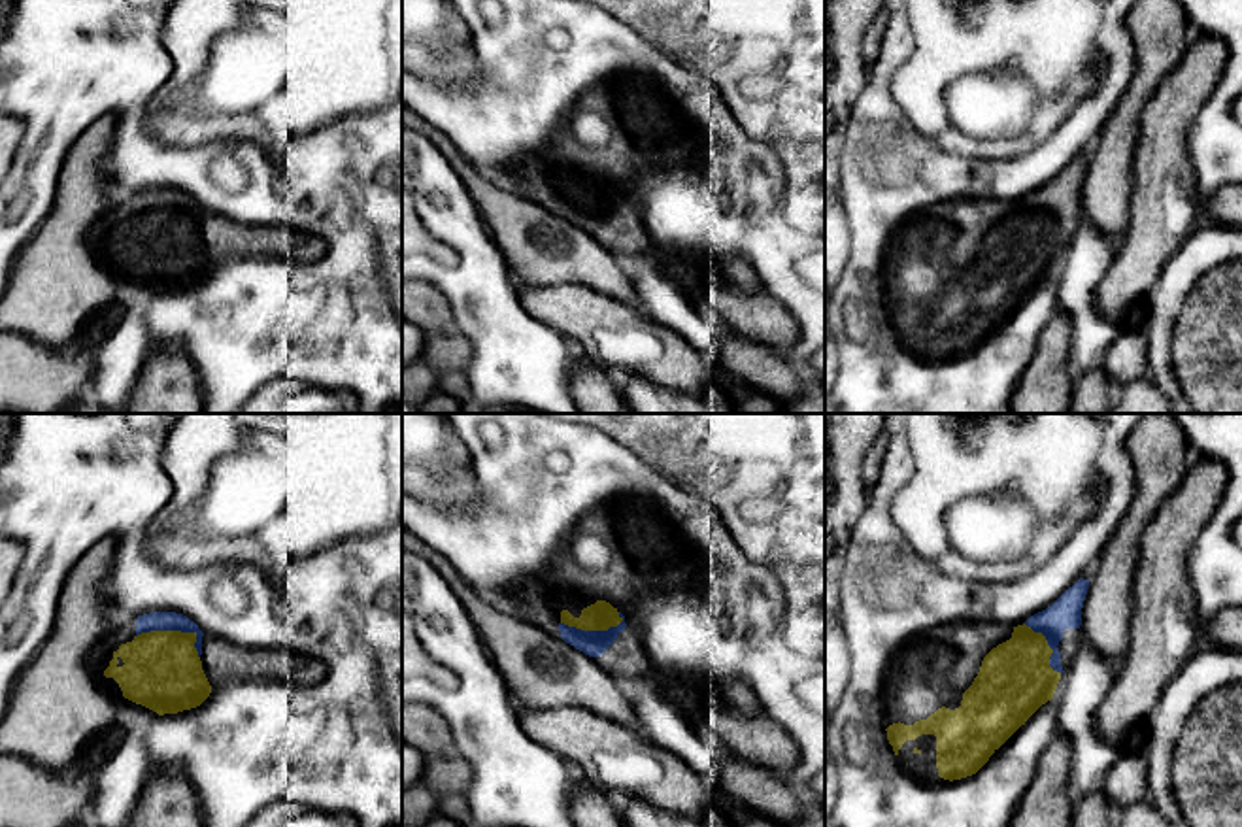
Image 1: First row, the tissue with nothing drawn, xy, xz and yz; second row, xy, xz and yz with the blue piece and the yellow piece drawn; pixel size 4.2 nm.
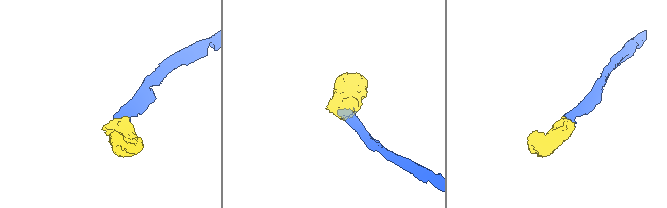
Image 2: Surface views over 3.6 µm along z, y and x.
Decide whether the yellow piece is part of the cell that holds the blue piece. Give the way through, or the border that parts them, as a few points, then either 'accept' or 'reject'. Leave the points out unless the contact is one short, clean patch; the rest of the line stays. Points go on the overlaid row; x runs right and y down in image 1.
way xy (155, 620), (165, 629), (178, 629), (167, 646), (163, 671); accept

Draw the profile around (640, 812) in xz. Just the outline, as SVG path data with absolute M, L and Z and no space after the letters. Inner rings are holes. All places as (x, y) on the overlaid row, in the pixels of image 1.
M632 797L630 804L619 816L625 827L727 827L719 819L698 819L664 810L642 797Z

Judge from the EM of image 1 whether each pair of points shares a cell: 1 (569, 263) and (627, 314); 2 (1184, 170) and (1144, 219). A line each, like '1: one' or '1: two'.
1: two
2: one

